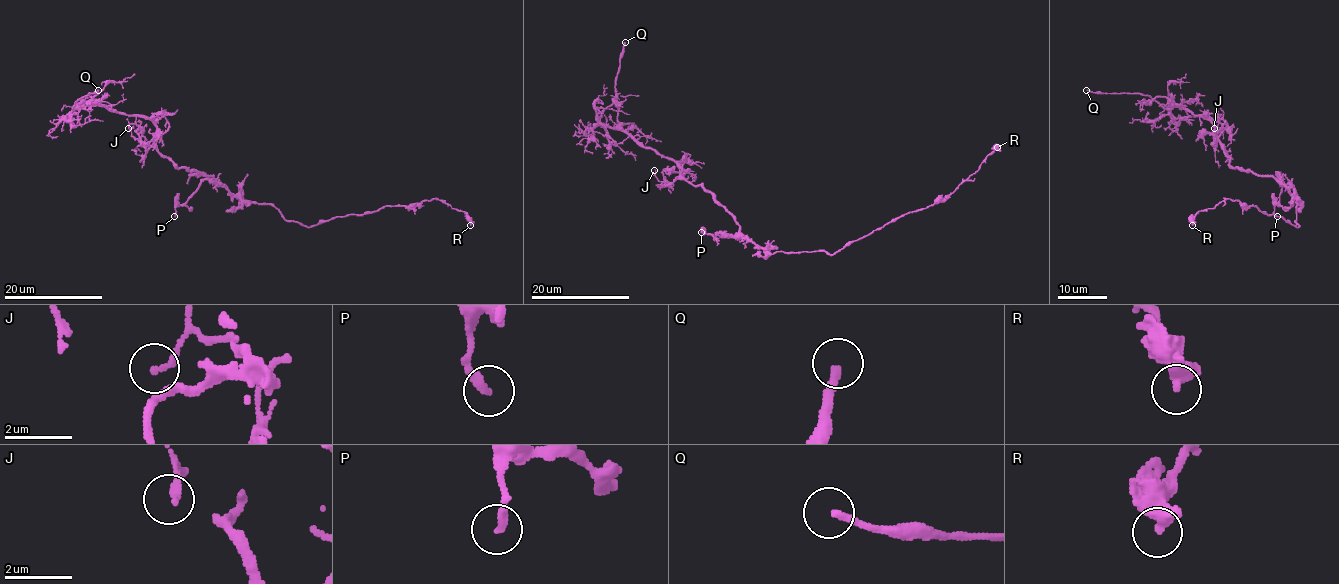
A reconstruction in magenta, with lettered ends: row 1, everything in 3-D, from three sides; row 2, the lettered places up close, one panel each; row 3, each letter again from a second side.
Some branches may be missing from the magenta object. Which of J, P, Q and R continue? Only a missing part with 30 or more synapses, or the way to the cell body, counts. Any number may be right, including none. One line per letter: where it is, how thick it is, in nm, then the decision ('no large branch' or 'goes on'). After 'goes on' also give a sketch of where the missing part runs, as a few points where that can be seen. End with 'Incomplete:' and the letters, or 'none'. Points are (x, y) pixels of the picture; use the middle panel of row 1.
J: (654, 170) | 200 nm | no large branch
P: (701, 232) | 240 nm | no large branch
Q: (625, 42) | 240 nm | goes on | (625, 42), (626, 33), (632, 27), (663, 27), (675, 34), (700, 37), (711, 50)
R: (997, 147) | 500 nm | no large branch
Incomplete: Q

